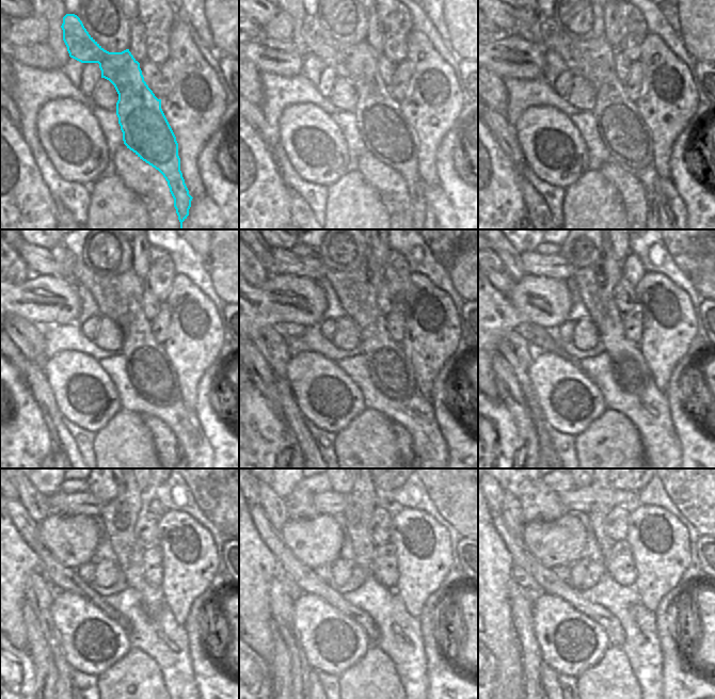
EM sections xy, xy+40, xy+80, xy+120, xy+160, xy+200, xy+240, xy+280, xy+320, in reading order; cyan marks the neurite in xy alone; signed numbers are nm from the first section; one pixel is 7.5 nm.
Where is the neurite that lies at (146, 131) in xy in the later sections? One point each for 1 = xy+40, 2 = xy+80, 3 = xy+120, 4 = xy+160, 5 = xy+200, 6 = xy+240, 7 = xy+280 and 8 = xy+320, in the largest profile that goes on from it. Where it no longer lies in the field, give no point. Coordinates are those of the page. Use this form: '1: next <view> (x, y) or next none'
1: next xy+40 (386, 134)
2: next xy+80 (628, 139)
3: next xy+120 (148, 368)
4: next xy+160 (391, 371)
5: next xy+200 (596, 283)
6: next xy+240 (120, 515)
7: next xy+280 (364, 499)
8: next xy+320 (605, 543)

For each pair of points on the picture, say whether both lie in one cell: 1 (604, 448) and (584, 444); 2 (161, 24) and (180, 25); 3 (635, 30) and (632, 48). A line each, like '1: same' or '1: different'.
1: same
2: different
3: same

